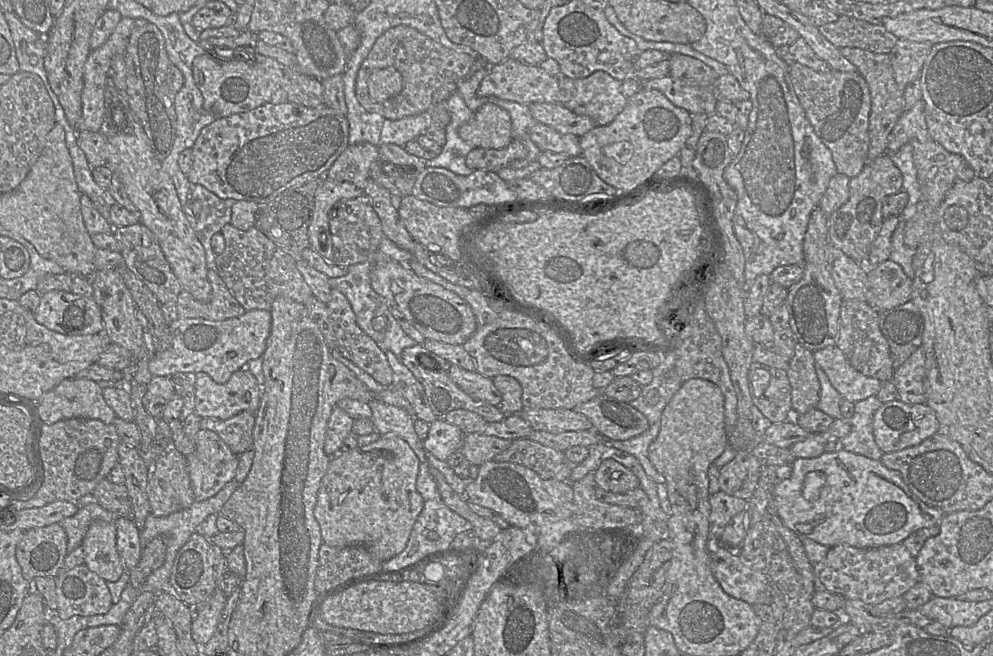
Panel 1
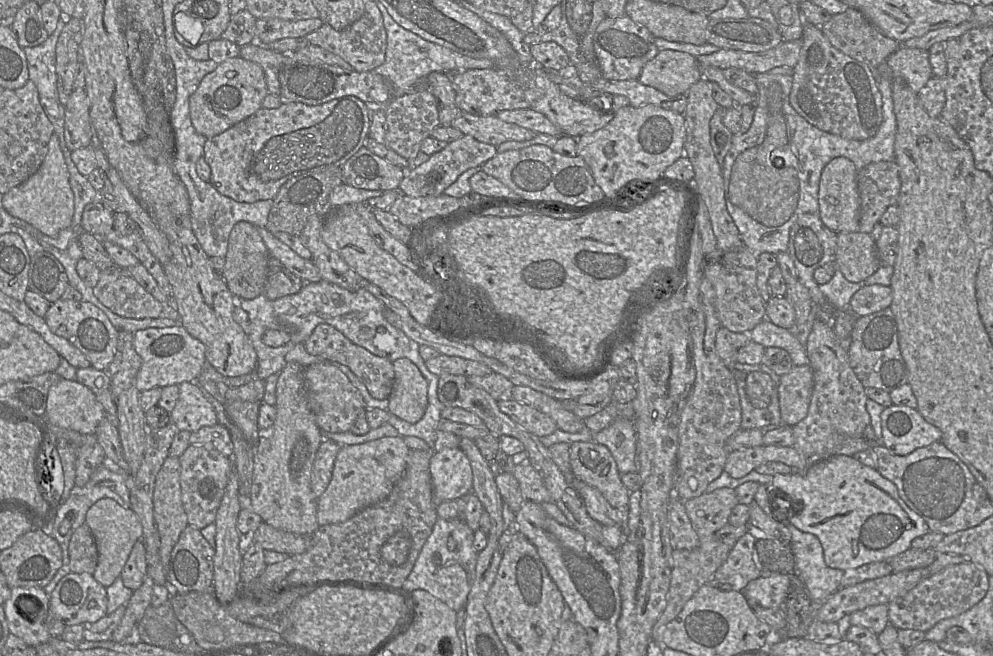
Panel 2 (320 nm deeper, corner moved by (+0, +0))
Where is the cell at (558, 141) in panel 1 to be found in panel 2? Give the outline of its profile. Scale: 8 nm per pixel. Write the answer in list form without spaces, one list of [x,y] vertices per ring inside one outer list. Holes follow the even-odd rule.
[[[461,111],[451,127],[482,143],[498,146],[506,141],[530,140],[537,133],[513,123],[501,120],[496,115],[477,116]]]

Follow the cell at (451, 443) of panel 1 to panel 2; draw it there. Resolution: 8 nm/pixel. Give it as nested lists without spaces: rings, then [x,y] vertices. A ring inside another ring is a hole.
[[[444,448],[430,459],[432,492],[437,502],[472,492],[473,476],[468,458],[459,448]]]

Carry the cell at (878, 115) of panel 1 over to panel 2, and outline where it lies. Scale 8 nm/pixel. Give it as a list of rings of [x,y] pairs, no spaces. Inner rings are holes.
[[[900,45],[874,71],[878,79],[879,77],[903,79],[916,93],[919,93],[933,76],[928,50],[908,48],[903,45]]]

